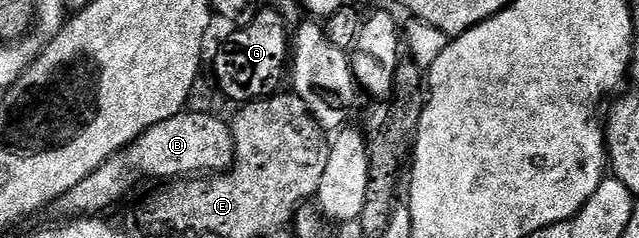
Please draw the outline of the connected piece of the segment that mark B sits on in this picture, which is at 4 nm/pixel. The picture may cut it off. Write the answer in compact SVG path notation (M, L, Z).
M184 111L149 127L127 147L113 154L93 175L81 179L73 191L65 191L55 202L54 212L64 213L67 219L84 215L99 215L110 205L125 196L138 181L146 177L167 177L166 179L190 179L196 175L214 175L231 168L235 162L235 140L230 124L214 117L211 113L191 113Z

